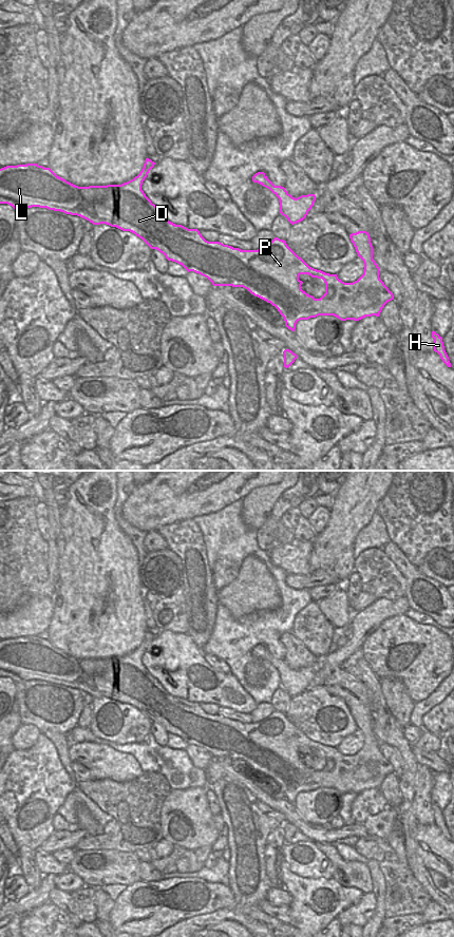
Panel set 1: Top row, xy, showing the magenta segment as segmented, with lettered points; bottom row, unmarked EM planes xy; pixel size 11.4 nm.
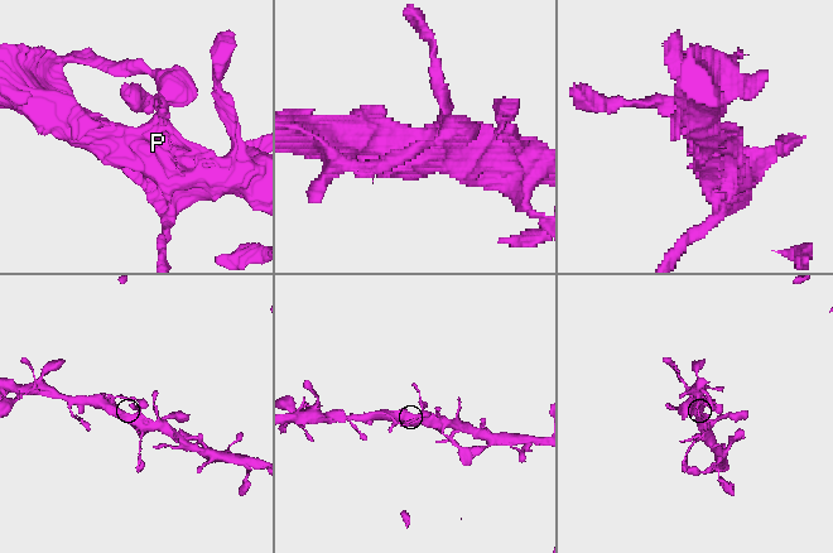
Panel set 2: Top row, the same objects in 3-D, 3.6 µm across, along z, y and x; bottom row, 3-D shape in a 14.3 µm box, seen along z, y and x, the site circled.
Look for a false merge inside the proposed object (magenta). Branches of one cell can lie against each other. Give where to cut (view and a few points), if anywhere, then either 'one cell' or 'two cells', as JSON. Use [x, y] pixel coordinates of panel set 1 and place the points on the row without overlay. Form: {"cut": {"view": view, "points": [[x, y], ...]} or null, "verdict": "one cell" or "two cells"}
{"cut": null, "verdict": "one cell"}

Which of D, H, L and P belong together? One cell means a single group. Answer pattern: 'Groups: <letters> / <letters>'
Groups: D H L P.

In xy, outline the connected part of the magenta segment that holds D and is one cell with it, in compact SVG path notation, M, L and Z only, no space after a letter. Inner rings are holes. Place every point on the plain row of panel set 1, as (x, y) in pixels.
M146 631L139 647L133 652L121 657L78 659L57 649L50 640L37 636L6 638L0 642L0 676L7 676L15 683L39 680L49 683L60 684L65 687L80 689L93 697L106 696L122 704L130 704L141 711L151 722L156 722L168 733L182 738L188 745L193 744L207 750L213 759L243 760L251 767L275 779L285 793L285 799L295 804L296 797L300 792L308 792L318 788L334 788L341 793L359 793L365 789L379 789L384 778L394 772L393 766L379 750L379 740L373 732L373 719L366 704L358 704L349 707L358 729L363 733L363 747L353 756L344 756L337 747L325 746L309 740L286 716L285 713L275 710L266 719L258 723L241 723L220 714L206 713L197 702L188 702L182 697L169 694L162 684L151 675L141 663L141 657L155 635ZM300 747L308 747L311 750L322 751L325 756L325 766L320 771L315 771L301 762Z

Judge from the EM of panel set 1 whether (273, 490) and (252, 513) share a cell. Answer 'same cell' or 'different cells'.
same cell

